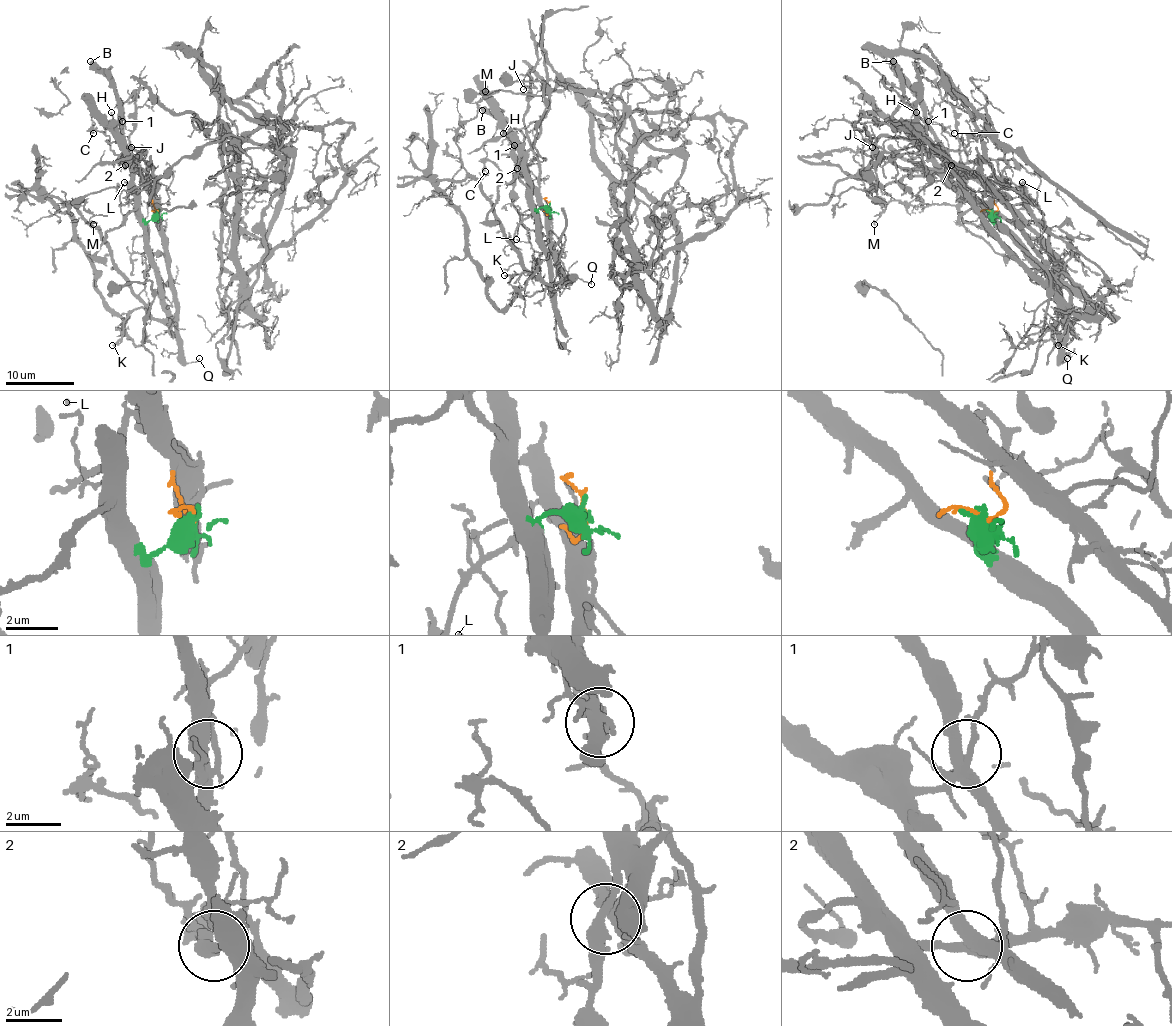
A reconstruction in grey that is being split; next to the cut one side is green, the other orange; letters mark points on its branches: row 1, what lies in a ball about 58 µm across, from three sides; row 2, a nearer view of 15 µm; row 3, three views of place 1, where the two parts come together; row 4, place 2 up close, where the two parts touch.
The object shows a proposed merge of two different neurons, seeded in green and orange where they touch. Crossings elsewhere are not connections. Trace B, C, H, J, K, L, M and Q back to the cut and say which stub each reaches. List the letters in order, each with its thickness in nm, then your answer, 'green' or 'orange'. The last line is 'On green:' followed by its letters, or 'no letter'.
B: 400 nm thick; orange
C: 140 nm thick; green
H: 130 nm thick; green
J: 160 nm thick; orange
K: 160 nm thick; orange
L: 90 nm thick; orange
M: 170 nm thick; orange
Q: 110 nm thick; orange
On green: C, H

